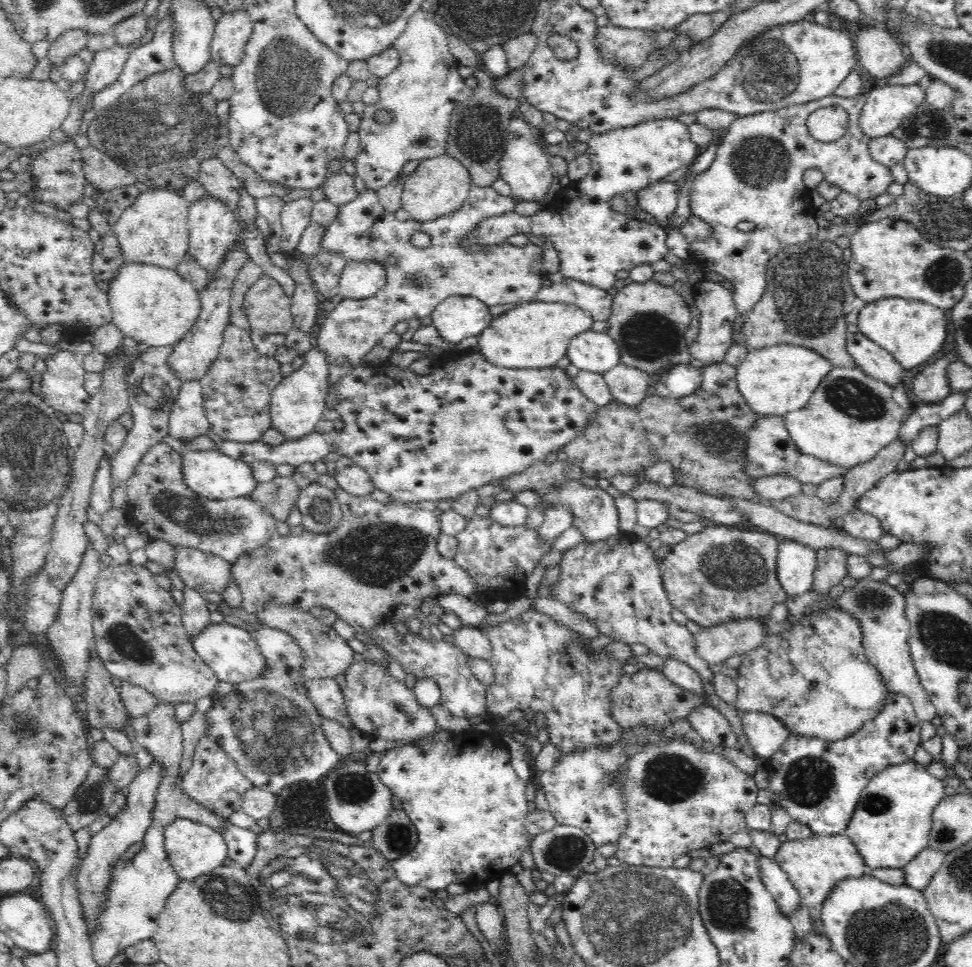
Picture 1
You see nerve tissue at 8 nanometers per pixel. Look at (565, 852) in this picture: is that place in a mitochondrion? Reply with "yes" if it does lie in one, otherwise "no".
yes

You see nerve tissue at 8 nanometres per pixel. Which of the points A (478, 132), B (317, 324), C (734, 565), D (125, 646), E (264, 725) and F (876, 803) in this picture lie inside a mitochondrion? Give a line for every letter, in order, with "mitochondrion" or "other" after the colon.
A: mitochondrion
B: other
C: mitochondrion
D: mitochondrion
E: mitochondrion
F: mitochondrion

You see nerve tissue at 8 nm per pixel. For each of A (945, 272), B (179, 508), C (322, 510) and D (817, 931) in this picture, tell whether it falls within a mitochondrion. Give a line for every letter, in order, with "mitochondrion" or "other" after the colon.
A: mitochondrion
B: mitochondrion
C: mitochondrion
D: other

